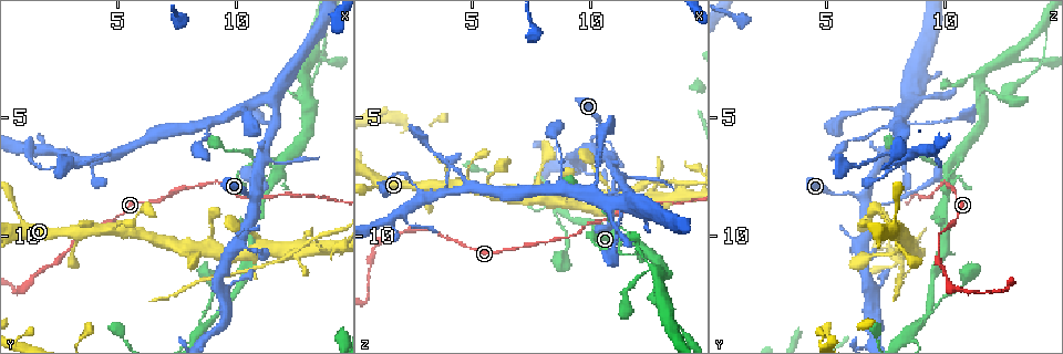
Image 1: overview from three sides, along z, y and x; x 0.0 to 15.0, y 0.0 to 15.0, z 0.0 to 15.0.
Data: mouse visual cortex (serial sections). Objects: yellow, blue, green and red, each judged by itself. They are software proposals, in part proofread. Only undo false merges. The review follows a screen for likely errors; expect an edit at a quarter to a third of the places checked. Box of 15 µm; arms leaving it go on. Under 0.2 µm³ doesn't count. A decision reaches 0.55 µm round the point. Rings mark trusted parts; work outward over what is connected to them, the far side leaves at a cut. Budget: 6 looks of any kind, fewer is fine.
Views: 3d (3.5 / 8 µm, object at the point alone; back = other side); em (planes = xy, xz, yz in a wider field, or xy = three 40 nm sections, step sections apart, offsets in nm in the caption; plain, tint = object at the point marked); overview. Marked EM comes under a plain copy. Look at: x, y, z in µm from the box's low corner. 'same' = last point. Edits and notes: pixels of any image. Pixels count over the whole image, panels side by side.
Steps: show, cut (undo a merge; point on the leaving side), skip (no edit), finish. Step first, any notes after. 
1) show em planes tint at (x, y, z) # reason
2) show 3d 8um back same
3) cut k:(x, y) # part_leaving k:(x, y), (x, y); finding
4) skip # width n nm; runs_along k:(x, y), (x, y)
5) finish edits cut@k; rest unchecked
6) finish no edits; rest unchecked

show 3d 3.5um at (8.7, 13.7, 8.9) # sharp bend

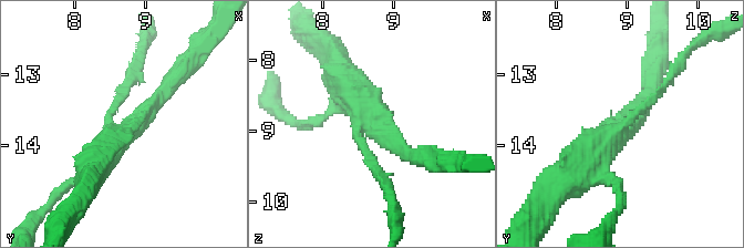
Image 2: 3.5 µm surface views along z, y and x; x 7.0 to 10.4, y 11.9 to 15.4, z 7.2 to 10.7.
show em xy step 5 tint at (8.60, 13.80, 8.85) # arms 3; arm_widths 150, 250, 400 nm

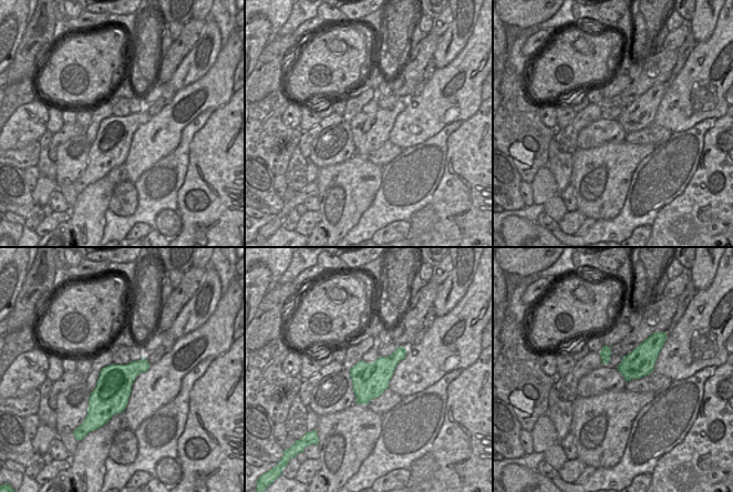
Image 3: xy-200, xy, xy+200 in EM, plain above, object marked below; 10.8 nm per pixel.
skip # runs_along 2:(651, 86), (626, 127), (568, 178); one cell here

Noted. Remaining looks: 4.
show 3d 3.5um back at (13.3, 10.2, 7.8) # sharp bend

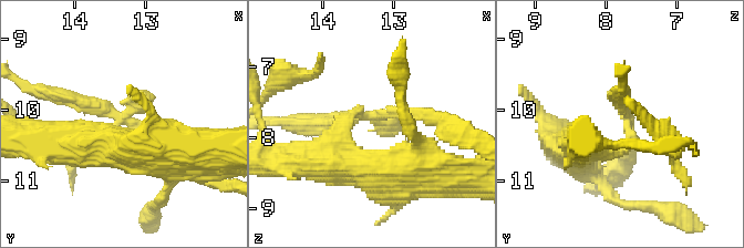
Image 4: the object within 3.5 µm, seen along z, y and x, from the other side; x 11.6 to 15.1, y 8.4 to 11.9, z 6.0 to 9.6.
show em planes tint at (13.40, 10.20, 7.70) # need the tissue

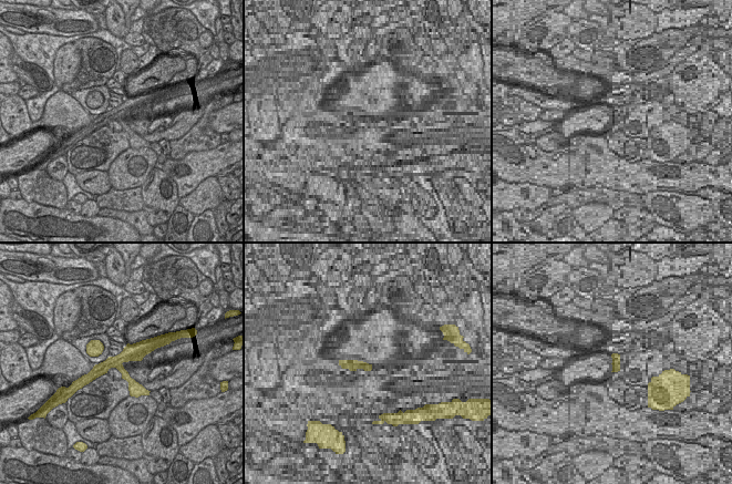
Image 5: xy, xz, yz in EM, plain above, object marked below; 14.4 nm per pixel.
cut 4:(326, 120) # width 220 nm; border 5:(121, 363), (116, 368); a second cell is stuck on

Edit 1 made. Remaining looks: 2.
show 3d 3.5um at (10.8, 8.4, 6.6) # a fork

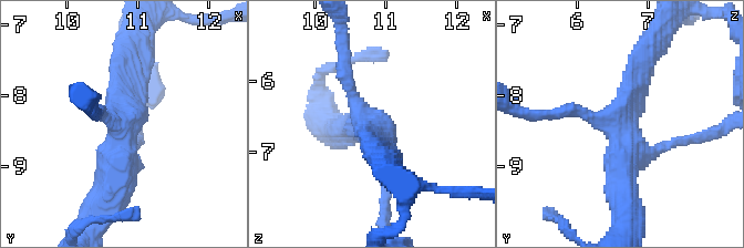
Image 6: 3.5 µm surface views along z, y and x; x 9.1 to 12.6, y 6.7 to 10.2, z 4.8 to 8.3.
show em xy step 1 tint at (10.70, 8.35, 6.55)

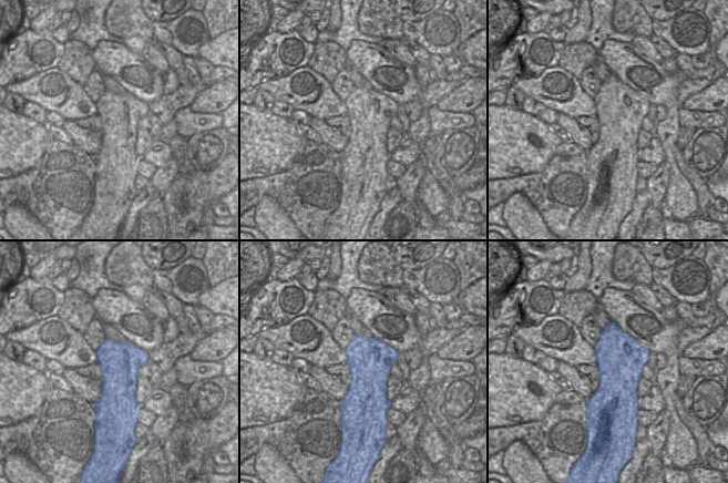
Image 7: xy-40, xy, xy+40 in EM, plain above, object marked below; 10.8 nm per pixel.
skip # runs_along 6:(553, 112), (616, 119), (647, 54); one cell here

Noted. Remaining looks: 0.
finish edits cut@4; rest unchecked

